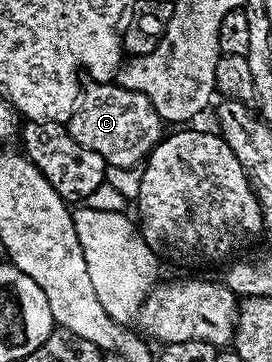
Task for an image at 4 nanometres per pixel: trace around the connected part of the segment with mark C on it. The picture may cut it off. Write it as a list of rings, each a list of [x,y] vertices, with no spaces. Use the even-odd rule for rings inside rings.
[[[115,82],[90,83],[84,89],[72,118],[67,125],[71,138],[87,150],[95,150],[108,166],[136,168],[148,157],[153,147],[163,139],[163,121],[141,92],[127,90]]]

